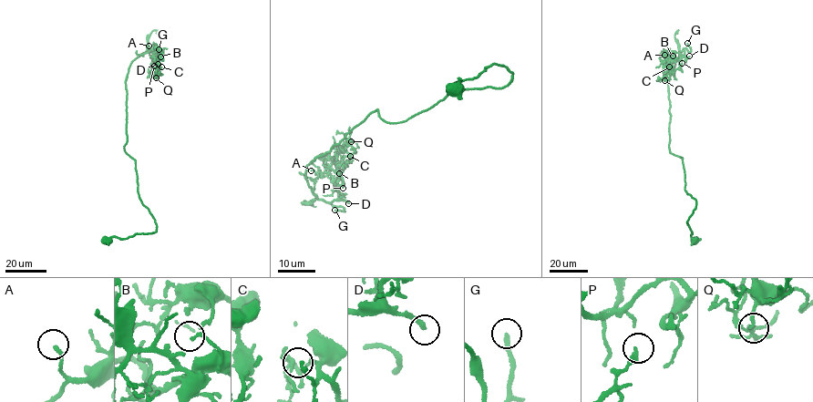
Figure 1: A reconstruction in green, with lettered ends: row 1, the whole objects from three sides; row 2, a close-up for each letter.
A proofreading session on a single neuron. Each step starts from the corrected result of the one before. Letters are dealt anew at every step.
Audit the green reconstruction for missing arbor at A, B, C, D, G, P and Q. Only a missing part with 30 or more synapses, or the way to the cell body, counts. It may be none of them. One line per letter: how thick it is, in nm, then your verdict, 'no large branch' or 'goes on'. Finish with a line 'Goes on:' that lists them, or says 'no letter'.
A: 160 nm thick; no large branch
B: 100 nm thick; no large branch
C: 170 nm thick; no large branch
D: 180 nm thick; goes on
G: 200 nm thick; goes on
P: 240 nm thick; no large branch
Q: 140 nm thick; no large branch
Goes on: D, G

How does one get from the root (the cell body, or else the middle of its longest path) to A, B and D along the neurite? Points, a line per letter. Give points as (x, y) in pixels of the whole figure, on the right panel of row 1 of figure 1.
A: (694, 240), (695, 200), (669, 148), (667, 82), (680, 51), (686, 58), (664, 55)
B: (694, 240), (695, 200), (669, 148), (667, 82), (680, 51), (686, 58), (673, 56)
D: (694, 240), (687, 221), (695, 200), (684, 190), (683, 158), (669, 148), (667, 82), (680, 51), (689, 56)

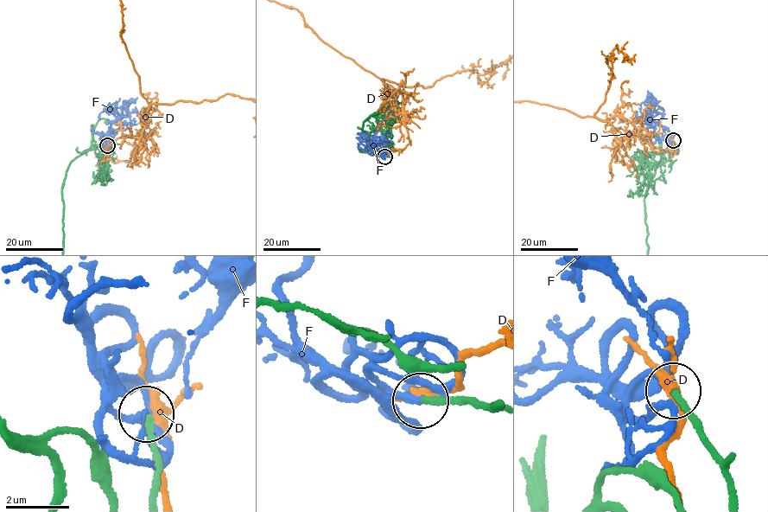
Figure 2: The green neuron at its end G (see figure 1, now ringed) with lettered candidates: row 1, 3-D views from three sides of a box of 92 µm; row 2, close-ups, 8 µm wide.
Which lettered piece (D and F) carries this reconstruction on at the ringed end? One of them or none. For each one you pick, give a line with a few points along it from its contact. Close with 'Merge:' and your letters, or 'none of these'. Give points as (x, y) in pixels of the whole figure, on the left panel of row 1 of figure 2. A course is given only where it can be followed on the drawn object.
F: course (107, 147), (101, 136), (121, 119), (120, 108), (111, 107), (116, 116), (123, 105), (132, 112), (136, 106)
Merge: F

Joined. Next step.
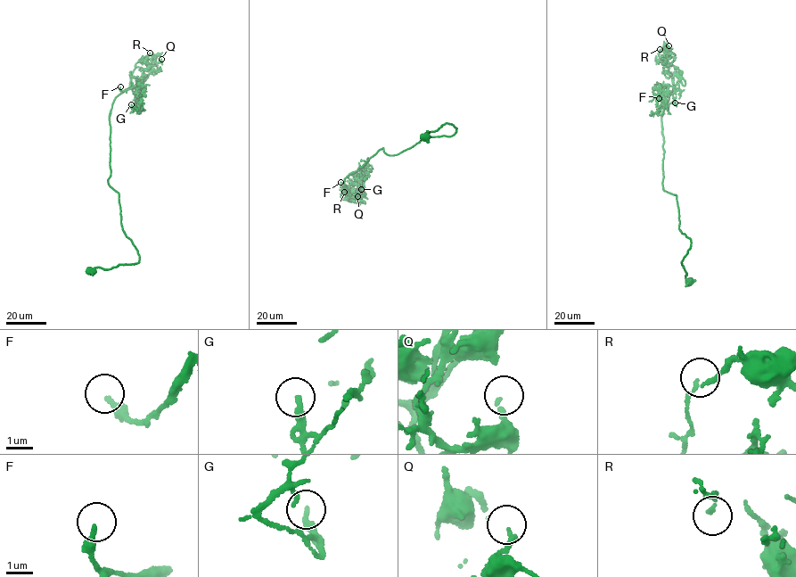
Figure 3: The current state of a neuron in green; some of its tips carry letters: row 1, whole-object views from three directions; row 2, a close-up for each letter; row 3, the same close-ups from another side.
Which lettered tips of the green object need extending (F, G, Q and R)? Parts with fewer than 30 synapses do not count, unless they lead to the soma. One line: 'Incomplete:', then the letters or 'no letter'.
Incomplete: no letter

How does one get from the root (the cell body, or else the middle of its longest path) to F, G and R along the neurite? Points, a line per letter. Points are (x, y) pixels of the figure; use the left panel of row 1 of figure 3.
F: (90, 270), (139, 260), (108, 180), (111, 104), (130, 86), (137, 99), (141, 87), (120, 86)
G: (90, 270), (139, 260), (108, 180), (109, 115), (130, 86), (142, 105), (131, 104)
R: (90, 270), (138, 262), (108, 183), (109, 115), (150, 53)

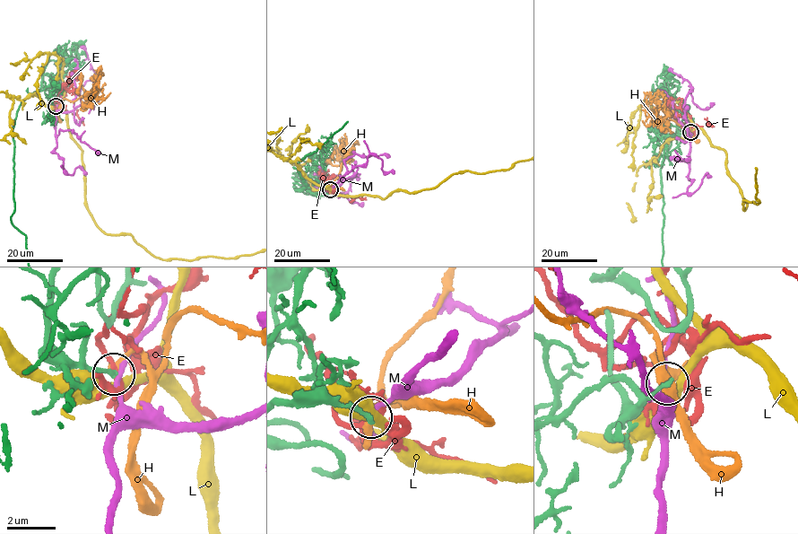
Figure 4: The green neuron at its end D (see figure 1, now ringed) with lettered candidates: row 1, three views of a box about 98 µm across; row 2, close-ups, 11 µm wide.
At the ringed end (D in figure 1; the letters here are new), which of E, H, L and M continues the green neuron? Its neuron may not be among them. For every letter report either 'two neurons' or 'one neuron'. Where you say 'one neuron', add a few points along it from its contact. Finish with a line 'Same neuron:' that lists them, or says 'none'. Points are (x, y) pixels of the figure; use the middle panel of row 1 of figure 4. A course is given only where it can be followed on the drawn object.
E: one neuron; course (330, 189), (326, 189), (325, 186), (332, 192), (351, 202), (356, 197), (366, 199)
H: two neurons
L: two neurons
M: two neurons
Same neuron: E

